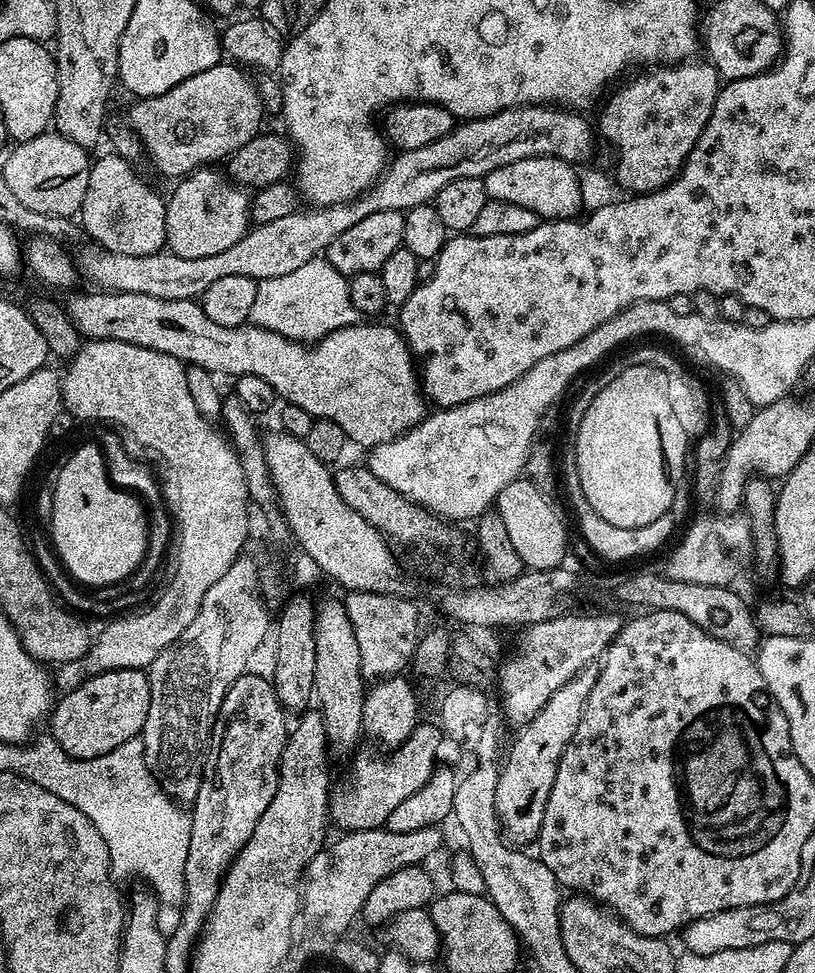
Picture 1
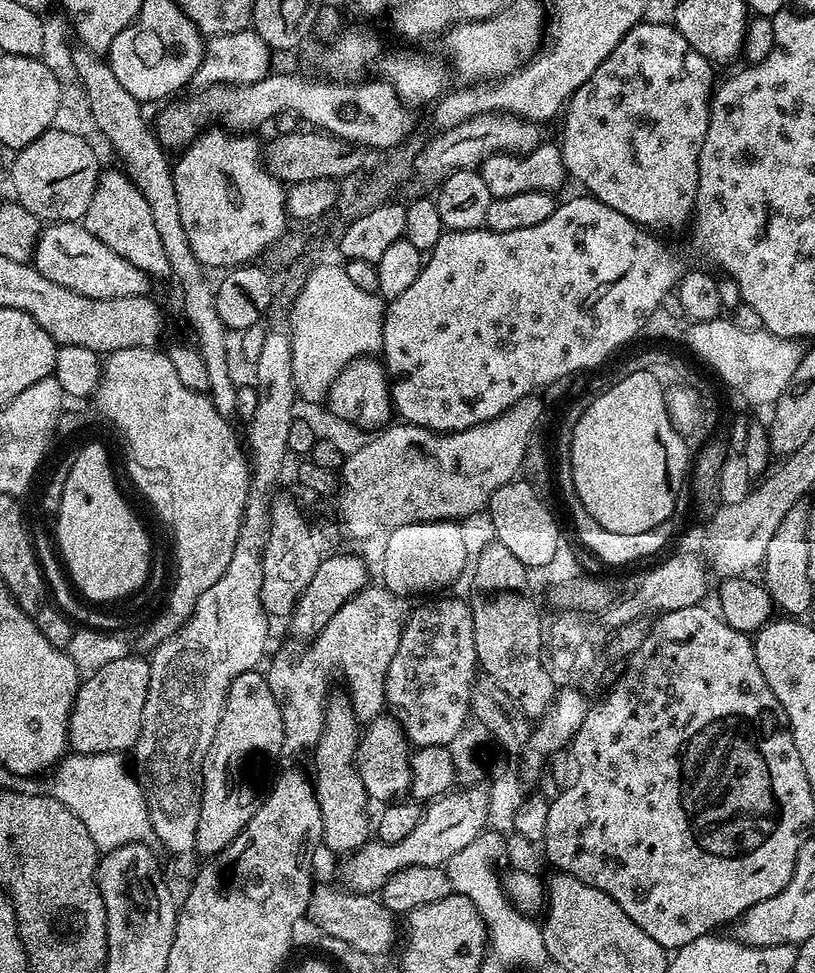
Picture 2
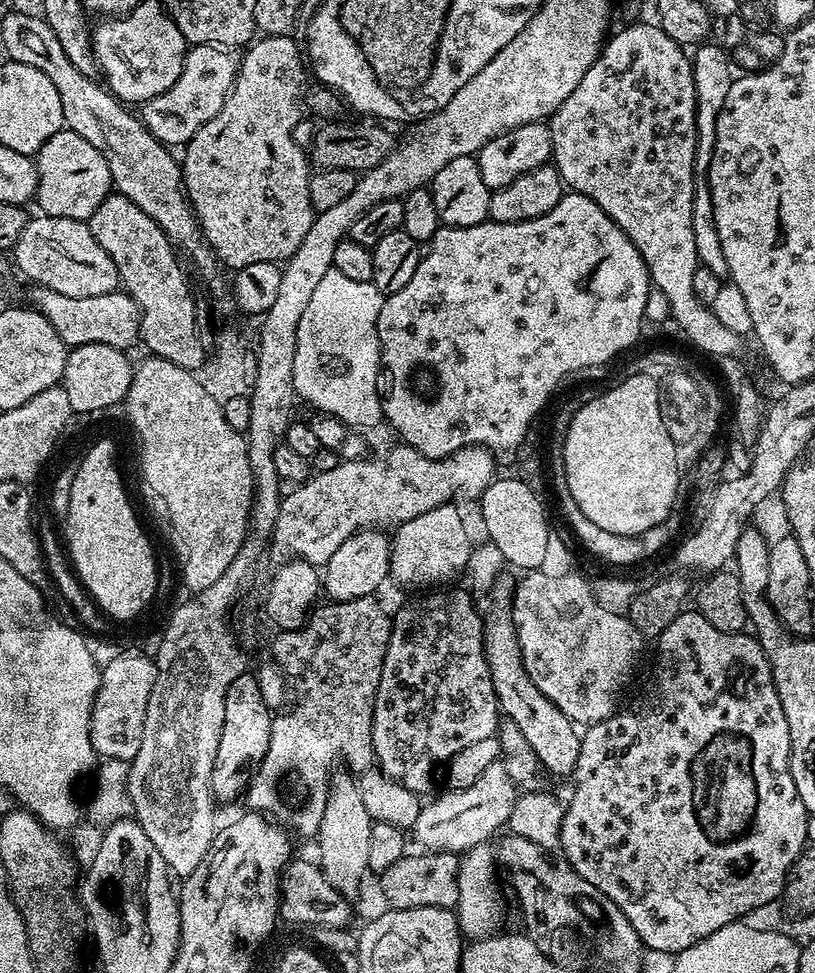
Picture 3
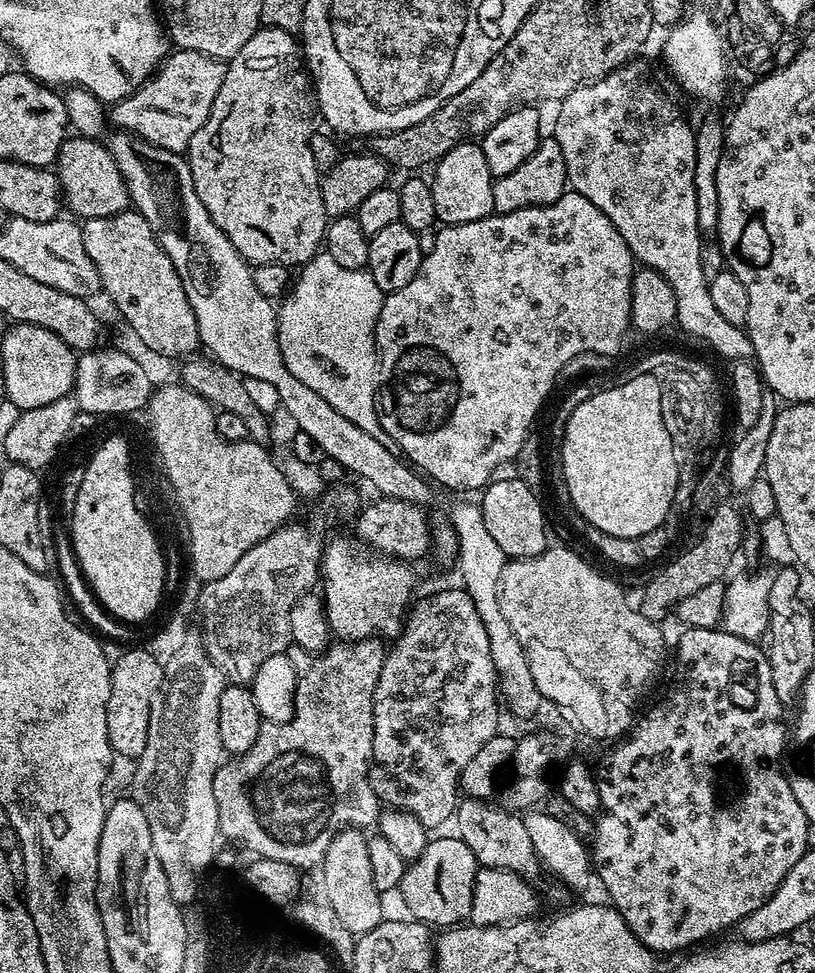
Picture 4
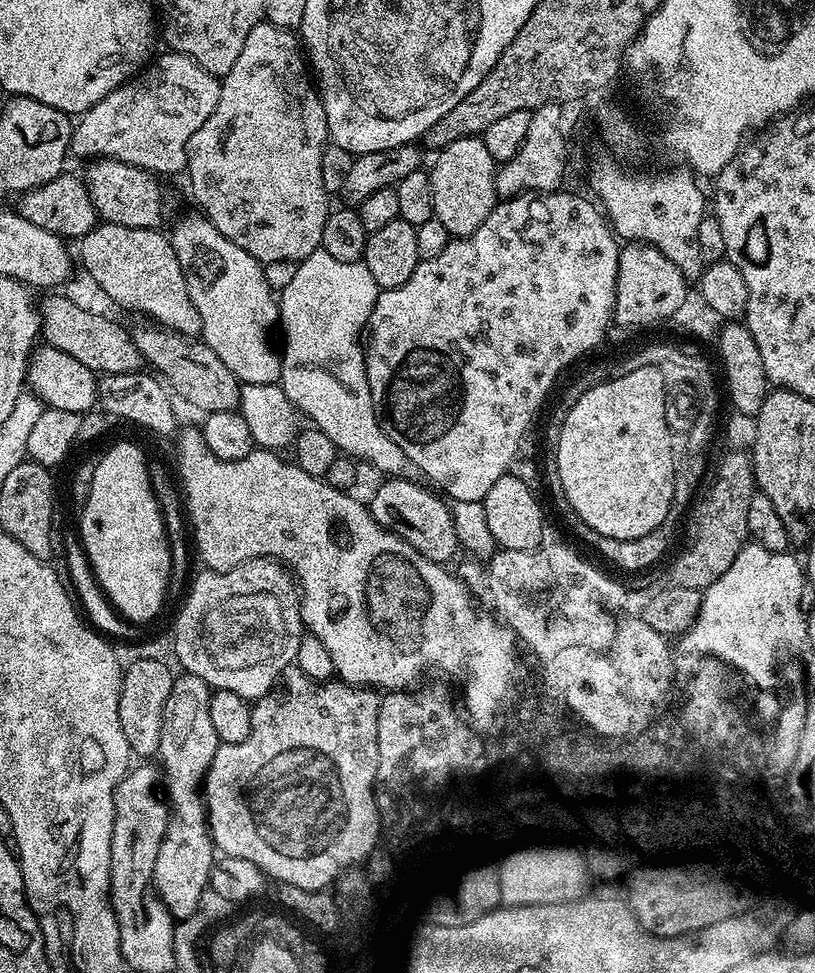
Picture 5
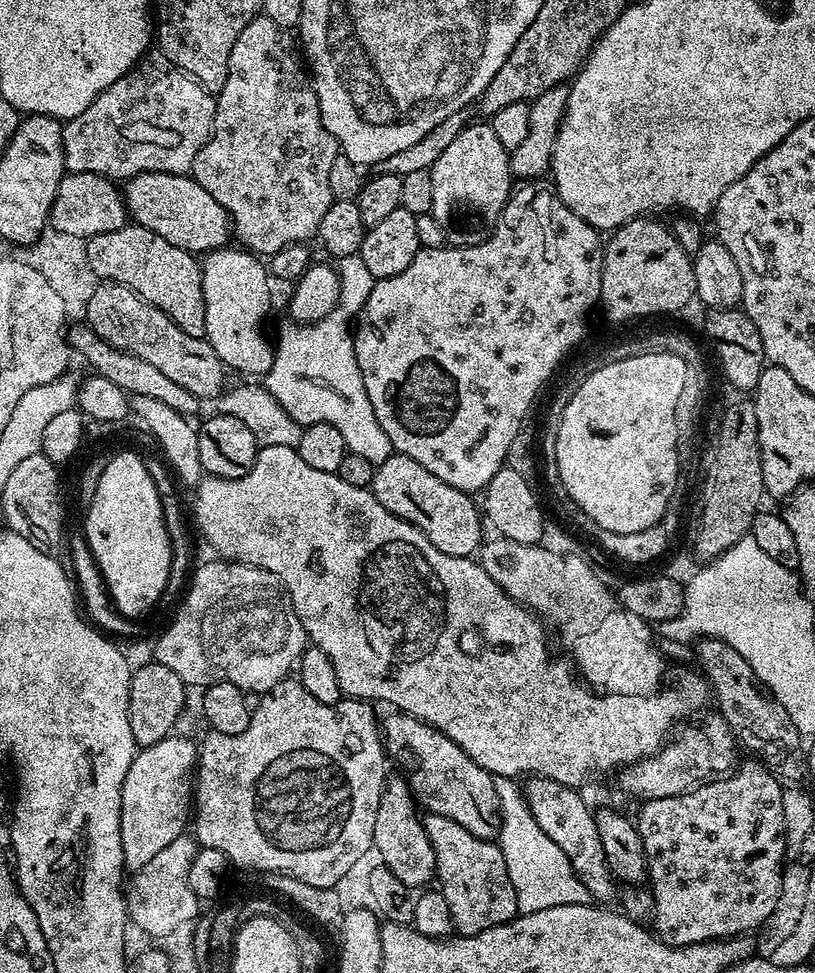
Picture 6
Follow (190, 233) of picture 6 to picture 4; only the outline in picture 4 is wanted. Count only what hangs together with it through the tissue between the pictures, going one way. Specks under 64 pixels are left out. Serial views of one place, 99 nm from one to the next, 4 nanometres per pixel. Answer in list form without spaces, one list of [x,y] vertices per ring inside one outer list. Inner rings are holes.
[[[72,134],[65,139],[56,155],[54,171],[60,180],[60,195],[73,217],[89,220],[113,216],[125,211],[130,201],[126,182],[114,162],[114,158],[99,139]]]

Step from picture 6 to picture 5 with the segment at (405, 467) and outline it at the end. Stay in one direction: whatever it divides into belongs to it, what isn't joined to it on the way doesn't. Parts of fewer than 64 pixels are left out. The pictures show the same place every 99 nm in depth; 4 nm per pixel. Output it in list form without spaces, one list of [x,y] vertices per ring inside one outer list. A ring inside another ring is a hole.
[[[384,478],[370,499],[370,511],[382,527],[398,534],[426,558],[448,562],[458,552],[456,520],[449,501],[423,483],[403,478]],[[428,487],[428,488],[423,488]],[[432,492],[433,493],[432,493]],[[436,495],[436,496],[435,496]]]

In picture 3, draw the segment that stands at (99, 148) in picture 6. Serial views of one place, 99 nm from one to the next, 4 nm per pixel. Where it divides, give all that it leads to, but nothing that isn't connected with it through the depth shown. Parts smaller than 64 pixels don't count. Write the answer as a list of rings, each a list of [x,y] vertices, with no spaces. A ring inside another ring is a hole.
[[[213,44],[191,45],[184,59],[182,74],[178,74],[174,86],[139,105],[140,121],[164,145],[187,145],[194,134],[198,134],[198,130],[206,126],[206,122],[210,122],[210,118],[214,118],[218,110],[222,110],[236,81],[241,57],[241,53],[235,48],[219,48]]]

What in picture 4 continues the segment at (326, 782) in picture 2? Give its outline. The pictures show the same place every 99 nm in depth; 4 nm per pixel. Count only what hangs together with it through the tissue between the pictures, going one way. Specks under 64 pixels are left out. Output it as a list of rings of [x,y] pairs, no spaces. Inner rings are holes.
[[[344,828],[330,842],[324,855],[324,892],[326,902],[342,918],[346,930],[359,938],[364,933],[374,930],[385,919],[382,894],[374,886],[374,874],[370,870],[370,850],[368,836],[358,828]]]

